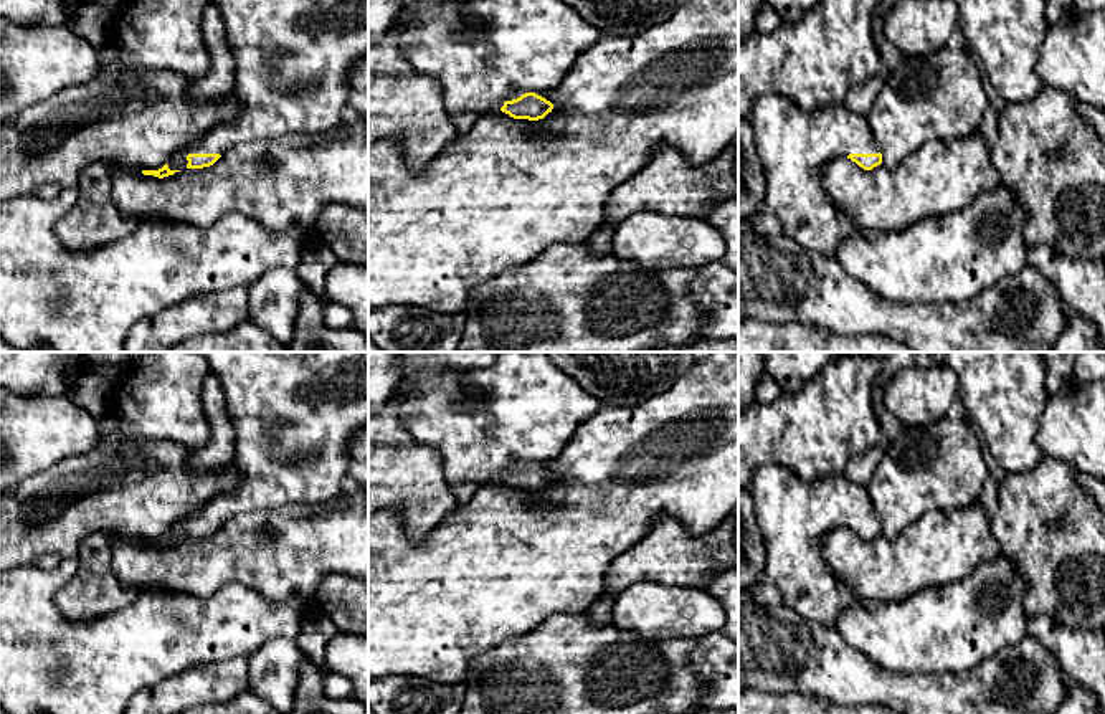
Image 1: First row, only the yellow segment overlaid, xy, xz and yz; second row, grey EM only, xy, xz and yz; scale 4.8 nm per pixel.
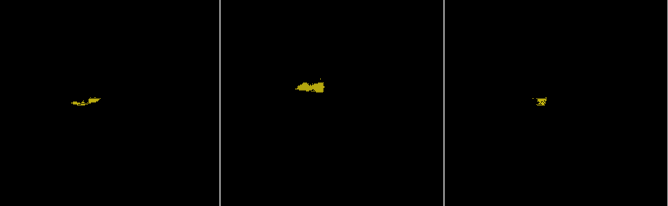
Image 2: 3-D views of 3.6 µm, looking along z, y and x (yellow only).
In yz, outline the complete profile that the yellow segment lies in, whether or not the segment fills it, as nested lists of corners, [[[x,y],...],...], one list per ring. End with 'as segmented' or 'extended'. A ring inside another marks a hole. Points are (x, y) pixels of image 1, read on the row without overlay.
[[[770,463],[755,469],[750,493],[766,545],[765,582],[781,592],[783,605],[836,628],[841,612],[862,597],[834,574],[821,540],[839,527],[864,540],[882,534],[867,486],[844,474],[806,483]]]; extended

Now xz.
[[[499,352],[494,365],[471,372],[429,369],[403,393],[403,418],[411,440],[441,455],[441,468],[458,504],[469,502],[489,481],[538,491],[553,474],[543,466],[558,458],[600,400],[562,372],[547,352]]]; extended

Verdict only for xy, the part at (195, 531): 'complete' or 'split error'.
split error

